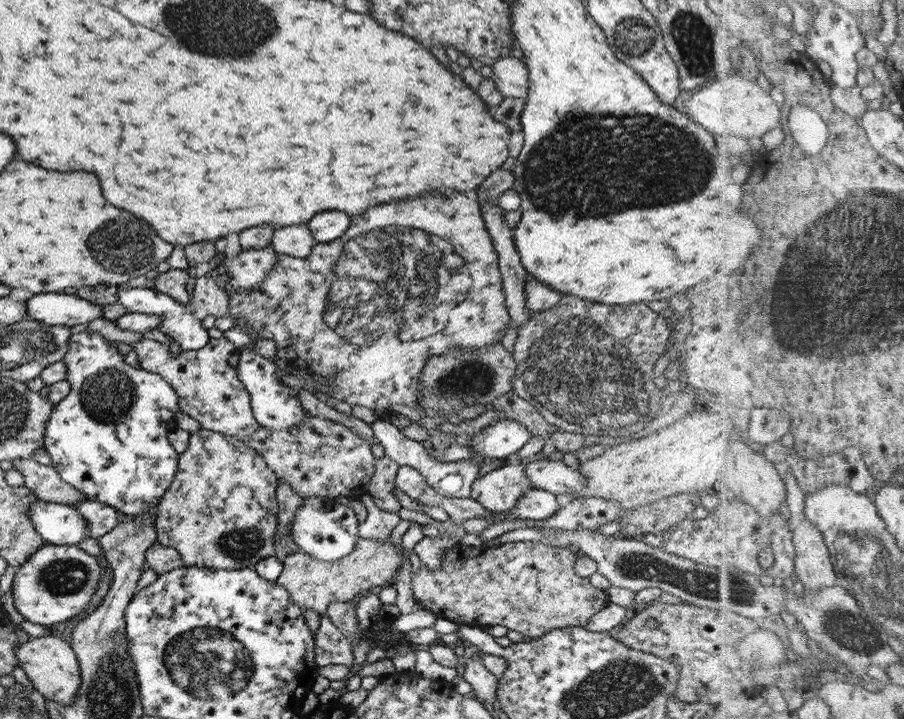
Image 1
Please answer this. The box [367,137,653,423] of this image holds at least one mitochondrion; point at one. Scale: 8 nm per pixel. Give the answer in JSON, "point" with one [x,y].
{"point":[467,380]}

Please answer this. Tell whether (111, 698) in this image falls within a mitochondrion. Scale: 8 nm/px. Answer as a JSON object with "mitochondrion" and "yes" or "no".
{"mitochondrion":"yes"}

